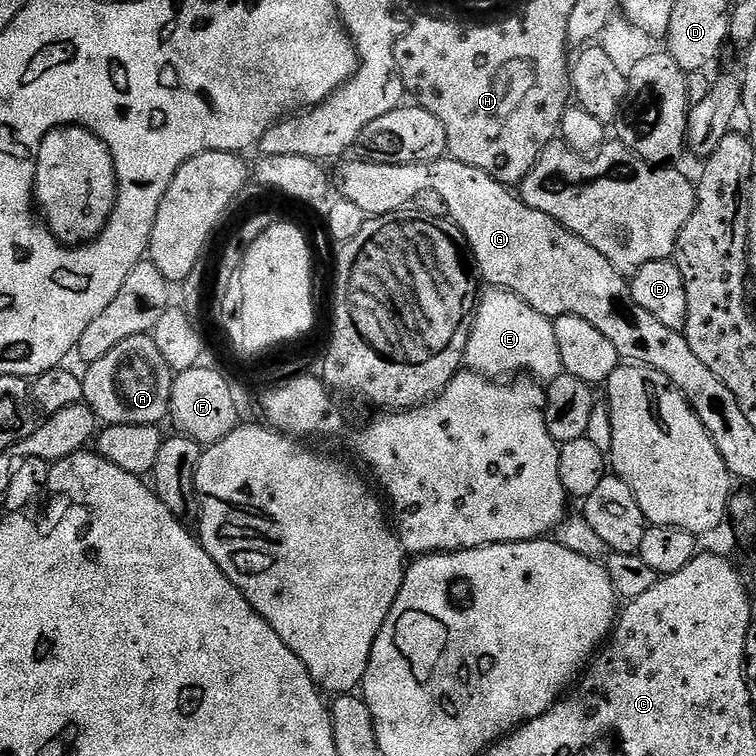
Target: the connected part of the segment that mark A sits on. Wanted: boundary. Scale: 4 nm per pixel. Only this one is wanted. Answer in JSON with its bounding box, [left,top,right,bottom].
[83,334,172,424]

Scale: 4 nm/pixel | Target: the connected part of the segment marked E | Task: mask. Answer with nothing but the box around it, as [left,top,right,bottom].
[464,288,564,382]

